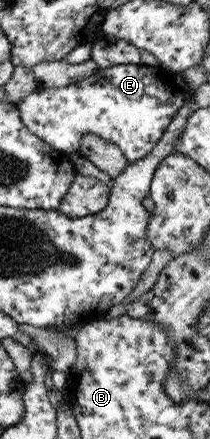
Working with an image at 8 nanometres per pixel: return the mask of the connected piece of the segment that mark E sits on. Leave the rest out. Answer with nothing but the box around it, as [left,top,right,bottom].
[17,64,193,163]

